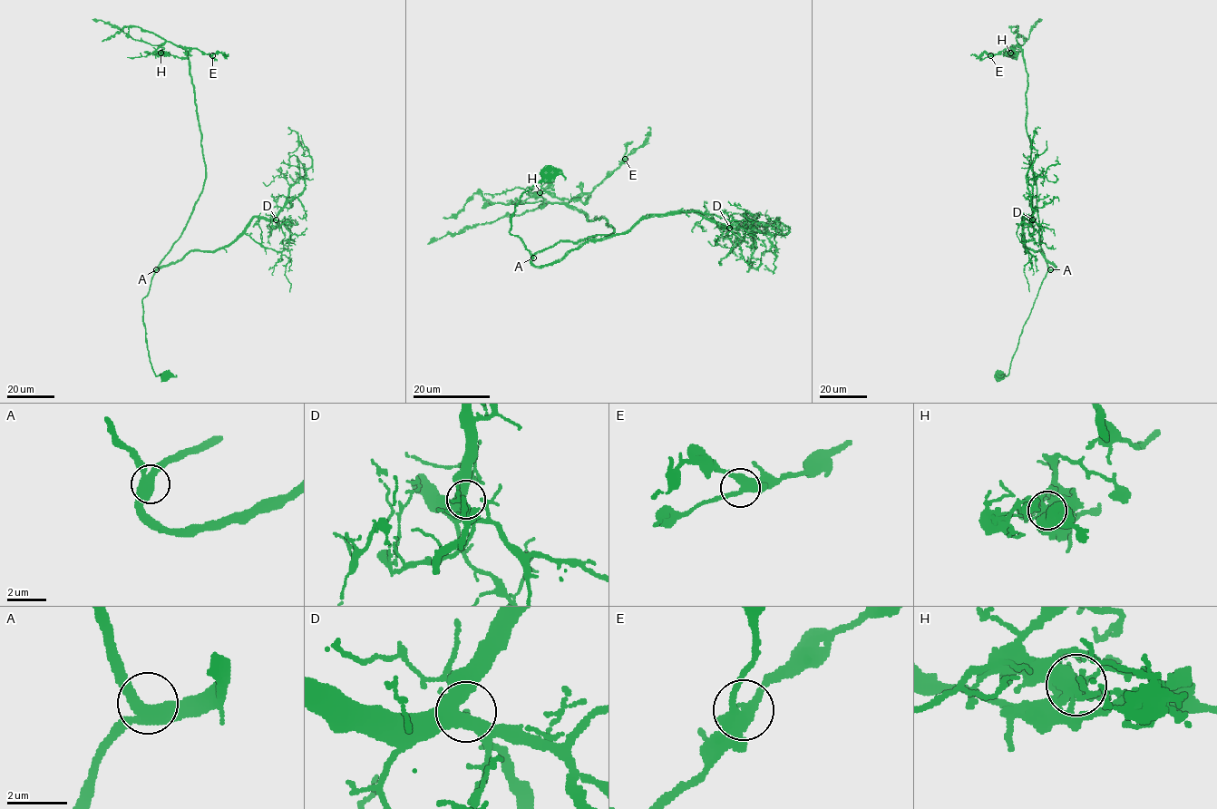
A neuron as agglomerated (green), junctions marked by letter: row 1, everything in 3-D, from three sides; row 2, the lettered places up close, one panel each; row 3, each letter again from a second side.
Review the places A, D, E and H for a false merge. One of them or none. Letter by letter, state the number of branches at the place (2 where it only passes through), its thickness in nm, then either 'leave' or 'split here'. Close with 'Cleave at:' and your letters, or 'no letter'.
A: 3 branches meet; 440 nm thick; leave
D: 3 branches meet; 440 nm thick; leave
E: 3 branches meet; 400 nm thick; leave
H: 3 branches meet; 400 nm thick; split here
Cleave at: H

